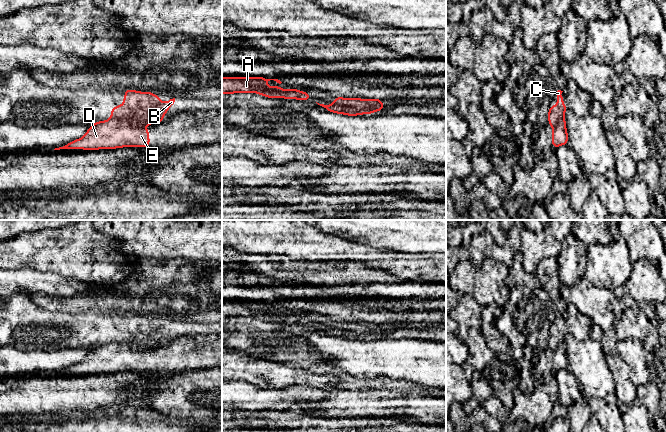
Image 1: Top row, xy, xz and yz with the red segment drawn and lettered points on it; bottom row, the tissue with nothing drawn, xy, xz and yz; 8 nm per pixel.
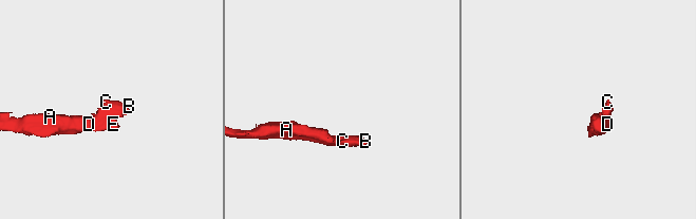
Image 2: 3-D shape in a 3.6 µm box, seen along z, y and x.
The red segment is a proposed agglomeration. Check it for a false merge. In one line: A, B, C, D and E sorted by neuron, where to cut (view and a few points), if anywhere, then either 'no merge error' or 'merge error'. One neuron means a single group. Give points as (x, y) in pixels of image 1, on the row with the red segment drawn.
A D E / B C | xy (112, 118), (127, 120), (134, 126), (142, 127) | merge error

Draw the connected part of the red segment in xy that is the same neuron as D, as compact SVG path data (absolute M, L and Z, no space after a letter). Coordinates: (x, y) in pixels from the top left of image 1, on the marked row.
M109 119L102 122L94 122L88 129L87 133L80 139L74 140L67 145L54 150L60 149L113 149L126 146L131 147L149 147L149 131L143 127L134 127L128 120Z

